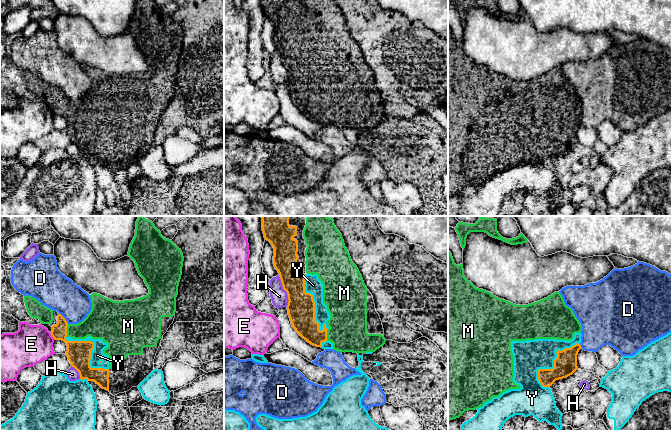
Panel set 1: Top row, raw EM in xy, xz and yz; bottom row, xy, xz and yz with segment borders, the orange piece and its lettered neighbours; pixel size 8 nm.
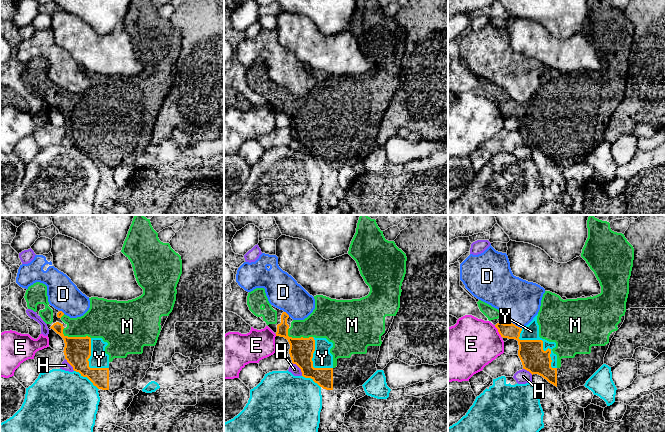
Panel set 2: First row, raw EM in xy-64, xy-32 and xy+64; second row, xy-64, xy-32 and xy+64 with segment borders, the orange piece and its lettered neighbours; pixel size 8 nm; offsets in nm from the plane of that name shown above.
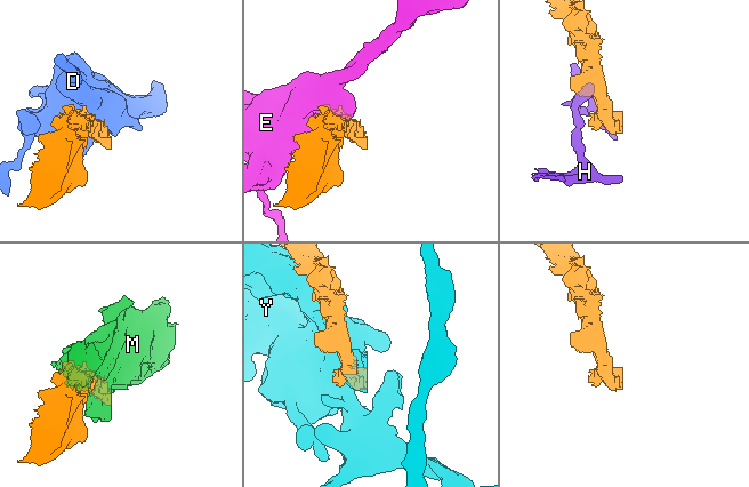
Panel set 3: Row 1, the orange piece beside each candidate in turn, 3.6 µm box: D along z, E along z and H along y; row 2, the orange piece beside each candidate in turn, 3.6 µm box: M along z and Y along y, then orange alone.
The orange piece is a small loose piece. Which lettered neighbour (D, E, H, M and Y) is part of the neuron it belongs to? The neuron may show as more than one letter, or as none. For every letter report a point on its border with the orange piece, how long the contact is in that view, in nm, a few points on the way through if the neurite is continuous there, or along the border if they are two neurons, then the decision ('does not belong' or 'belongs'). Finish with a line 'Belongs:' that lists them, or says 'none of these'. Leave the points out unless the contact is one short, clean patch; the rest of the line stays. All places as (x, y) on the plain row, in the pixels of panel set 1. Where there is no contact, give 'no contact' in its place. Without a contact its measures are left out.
D: contact xy (64, 94); length 120 nm; does not belong
E: contact xy (52, 112); length 70 nm; does not belong
H: contact xz (285, 66); length 260 nm; does not belong
M: contact xy (66, 106); length 110 nm; belongs
Y: contact xz (314, 83); length 500 nm; does not belong
Belongs: M

